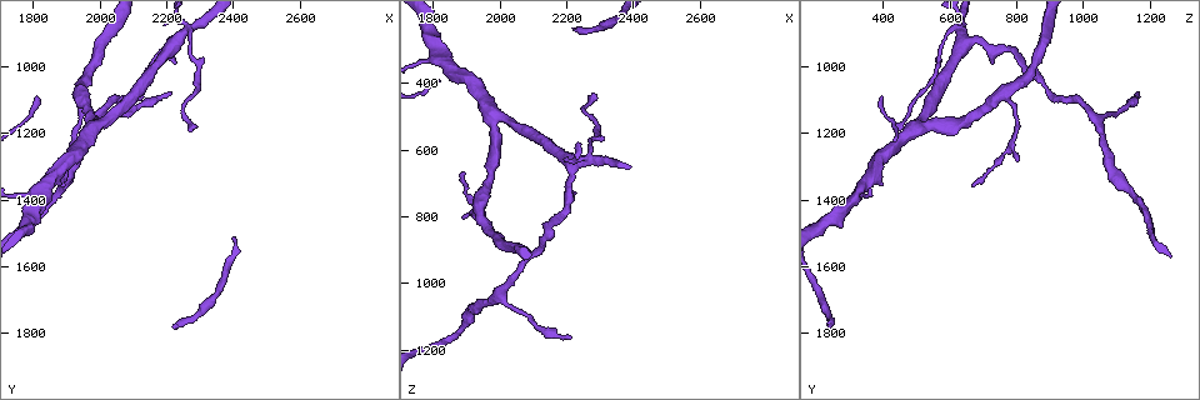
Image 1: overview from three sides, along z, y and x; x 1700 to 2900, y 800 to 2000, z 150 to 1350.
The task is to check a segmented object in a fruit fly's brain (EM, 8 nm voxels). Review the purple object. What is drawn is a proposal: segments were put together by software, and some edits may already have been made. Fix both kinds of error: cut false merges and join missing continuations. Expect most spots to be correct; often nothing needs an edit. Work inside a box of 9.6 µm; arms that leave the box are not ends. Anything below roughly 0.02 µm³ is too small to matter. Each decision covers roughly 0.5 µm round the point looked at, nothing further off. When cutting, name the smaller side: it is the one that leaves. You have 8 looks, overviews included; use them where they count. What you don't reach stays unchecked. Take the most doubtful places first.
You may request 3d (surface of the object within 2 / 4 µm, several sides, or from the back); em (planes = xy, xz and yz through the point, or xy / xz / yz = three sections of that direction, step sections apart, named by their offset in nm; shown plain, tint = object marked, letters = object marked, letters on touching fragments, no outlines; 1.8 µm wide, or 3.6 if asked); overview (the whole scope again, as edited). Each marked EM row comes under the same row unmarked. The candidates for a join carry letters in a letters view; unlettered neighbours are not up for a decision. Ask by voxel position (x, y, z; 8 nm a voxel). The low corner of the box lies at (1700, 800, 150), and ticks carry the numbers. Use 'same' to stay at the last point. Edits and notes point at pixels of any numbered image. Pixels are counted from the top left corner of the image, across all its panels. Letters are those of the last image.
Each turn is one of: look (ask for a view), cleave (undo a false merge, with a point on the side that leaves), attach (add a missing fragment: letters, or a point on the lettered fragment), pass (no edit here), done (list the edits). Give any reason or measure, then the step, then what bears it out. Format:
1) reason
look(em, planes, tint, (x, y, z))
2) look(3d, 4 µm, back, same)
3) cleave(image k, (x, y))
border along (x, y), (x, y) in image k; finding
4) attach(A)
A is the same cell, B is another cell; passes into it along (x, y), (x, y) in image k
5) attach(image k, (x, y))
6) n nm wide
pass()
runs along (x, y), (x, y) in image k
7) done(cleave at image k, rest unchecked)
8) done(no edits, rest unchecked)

thin end
look(em, xz, step 16, letters, (1890, 1280, 810))

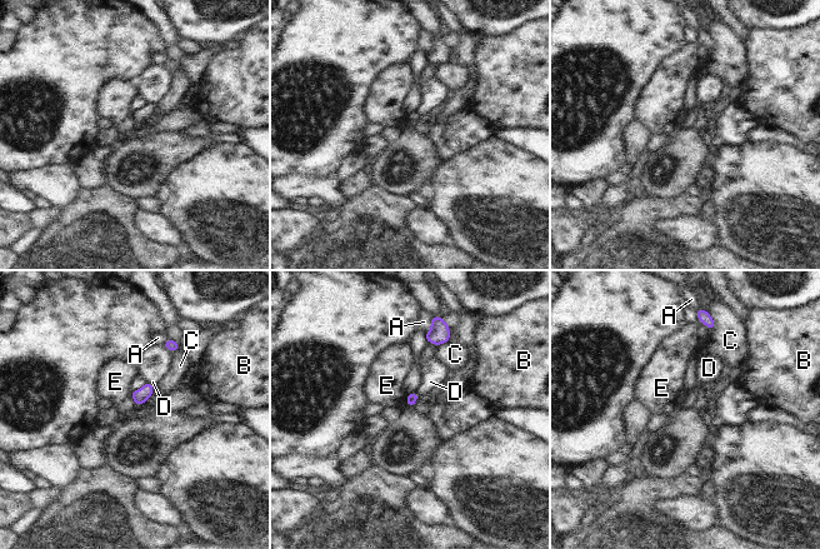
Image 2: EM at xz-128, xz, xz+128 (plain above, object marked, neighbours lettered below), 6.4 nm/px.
pass()
A, B, C, D and E are other cells; border along (409, 393), (405, 404) in image 2; no lettered fragment goes on from it

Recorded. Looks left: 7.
three-way junction
look(em, yz, step 16, tint, (1990, 1160, 1040))

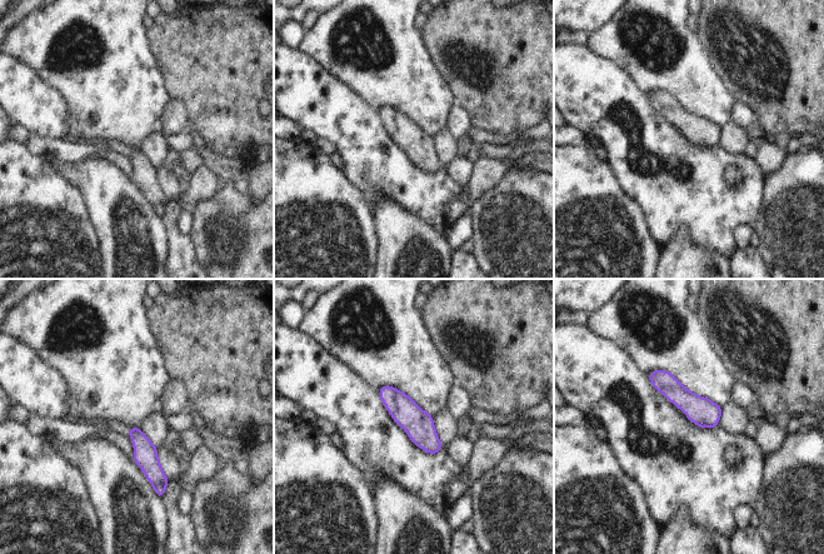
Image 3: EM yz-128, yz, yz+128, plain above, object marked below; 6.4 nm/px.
cut it another way
look(em, xy, step 4, tint, same)

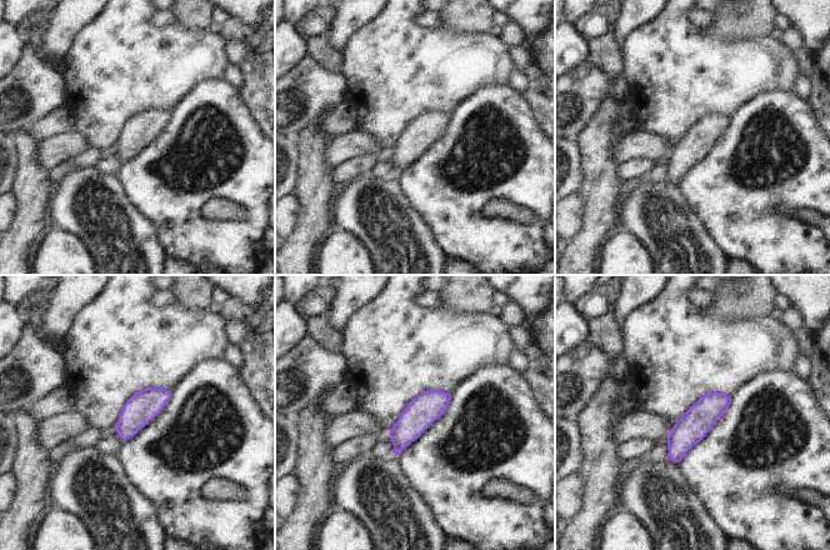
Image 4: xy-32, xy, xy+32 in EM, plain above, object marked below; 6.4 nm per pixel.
look(em, xy, step 4, letters, same)

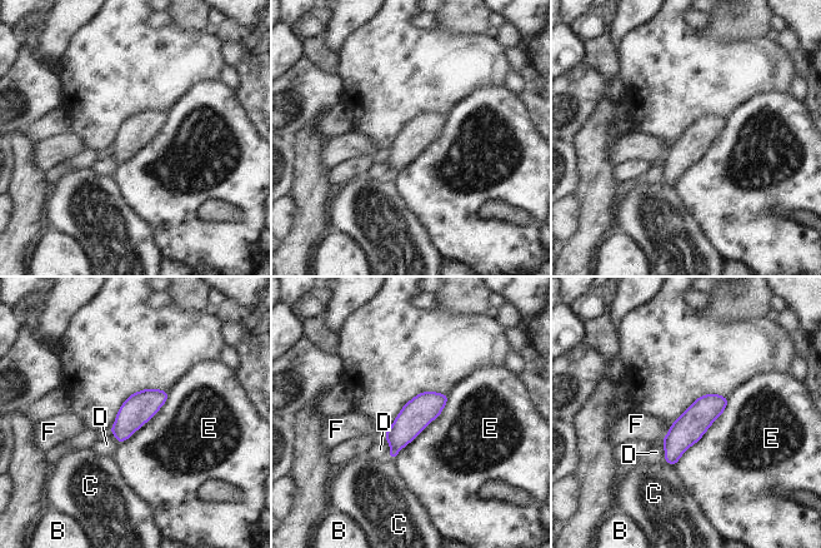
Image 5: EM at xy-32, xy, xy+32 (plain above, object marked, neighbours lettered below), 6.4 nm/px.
200 nm wide
pass()
B, C, D, E and F are other cells; runs along (724, 400), (675, 444), (671, 461) in image 5; all the same neuron

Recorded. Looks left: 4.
an open end
look(3d, 4 µm, back, (2280, 1190, 440))

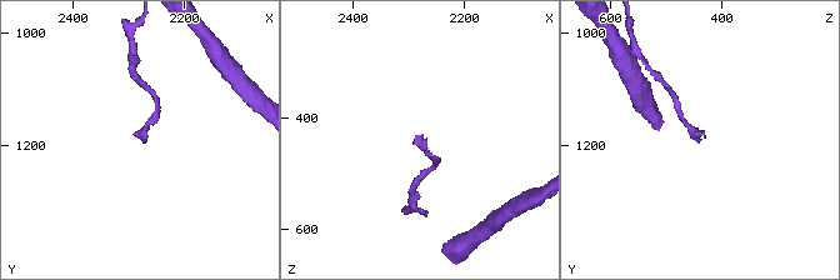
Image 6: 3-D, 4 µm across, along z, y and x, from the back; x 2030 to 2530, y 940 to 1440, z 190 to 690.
look(em, planes, letters, (2280, 1190, 425))

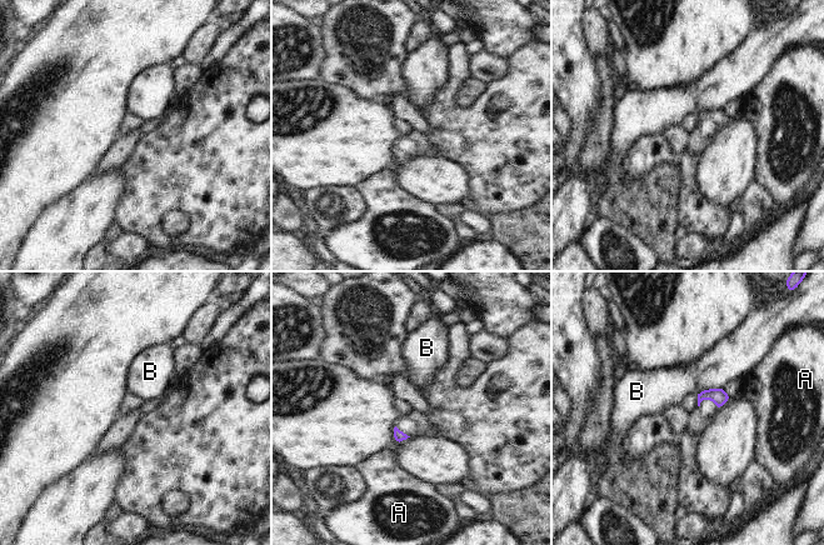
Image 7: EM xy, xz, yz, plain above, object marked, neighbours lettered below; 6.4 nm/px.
pass()
A and B are other cells; border along (723, 386), (704, 389), (698, 394) in image 7; no lettered fragment goes on from it

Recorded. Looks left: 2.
done(no edits, rest unchecked)

